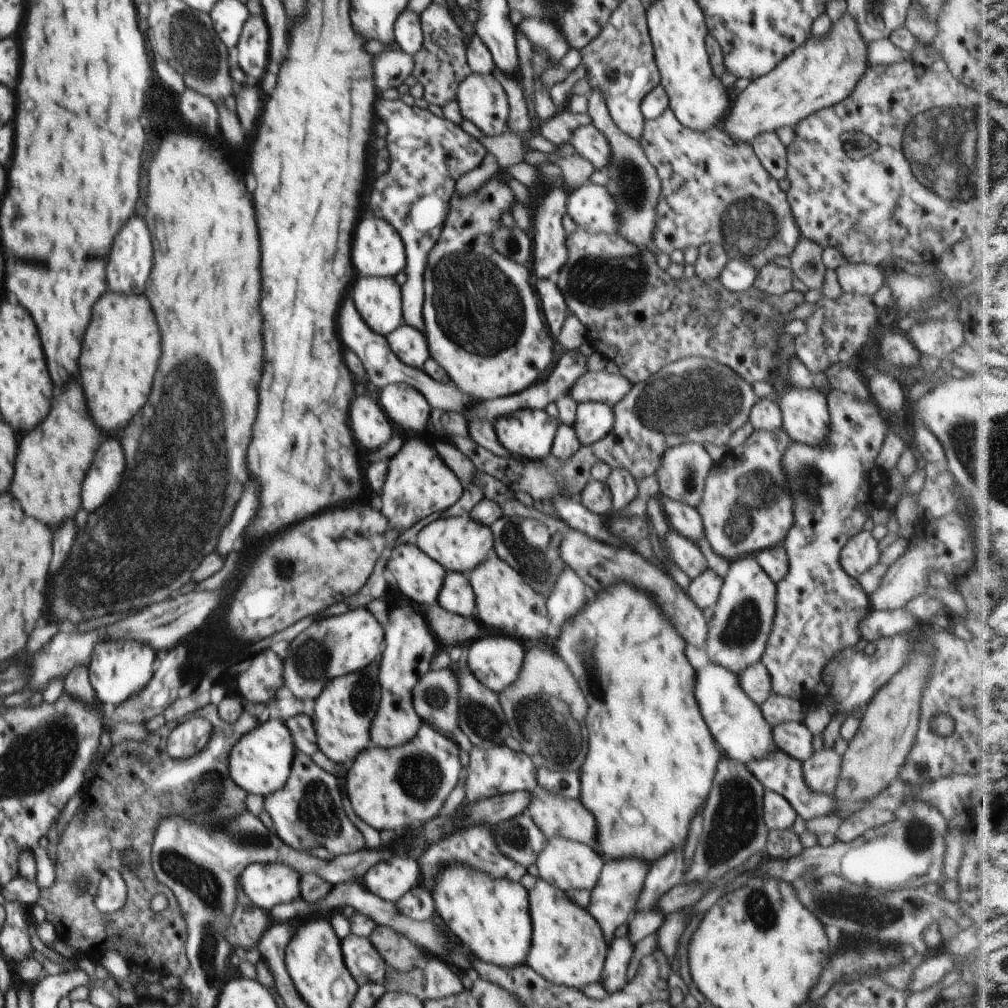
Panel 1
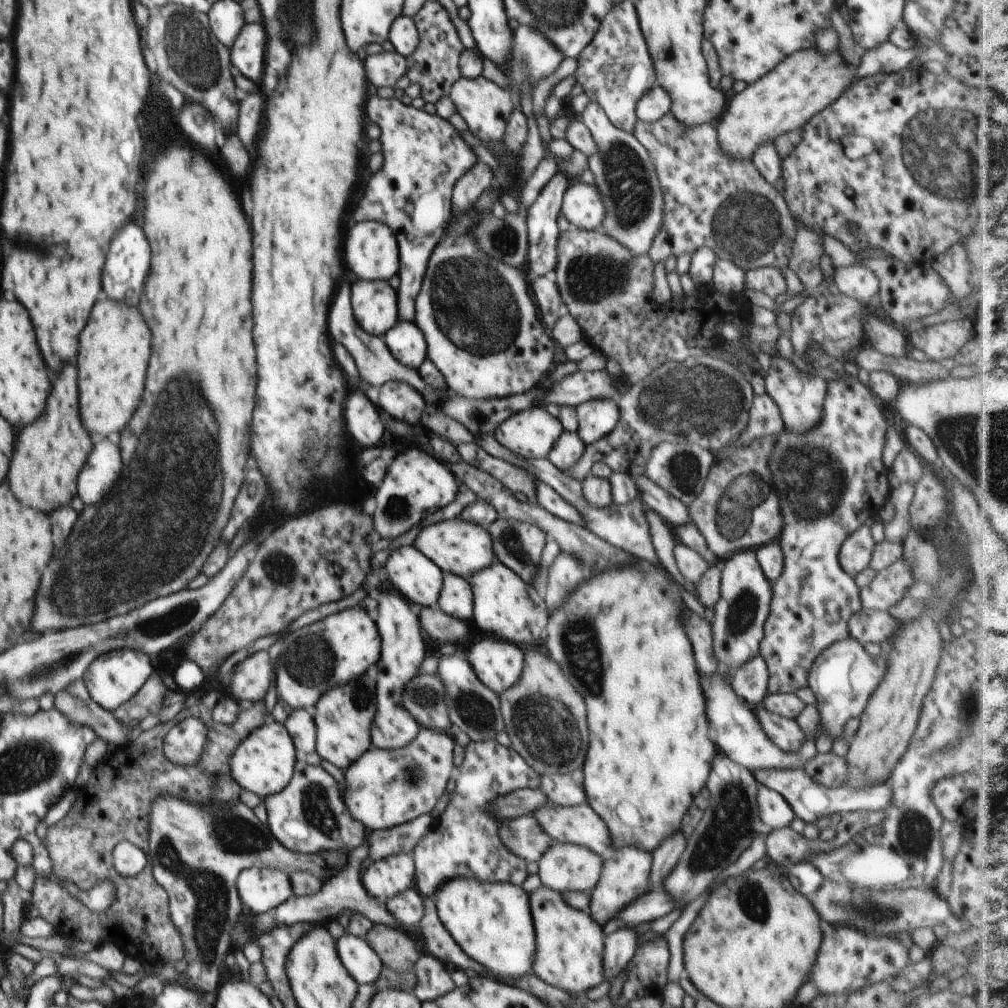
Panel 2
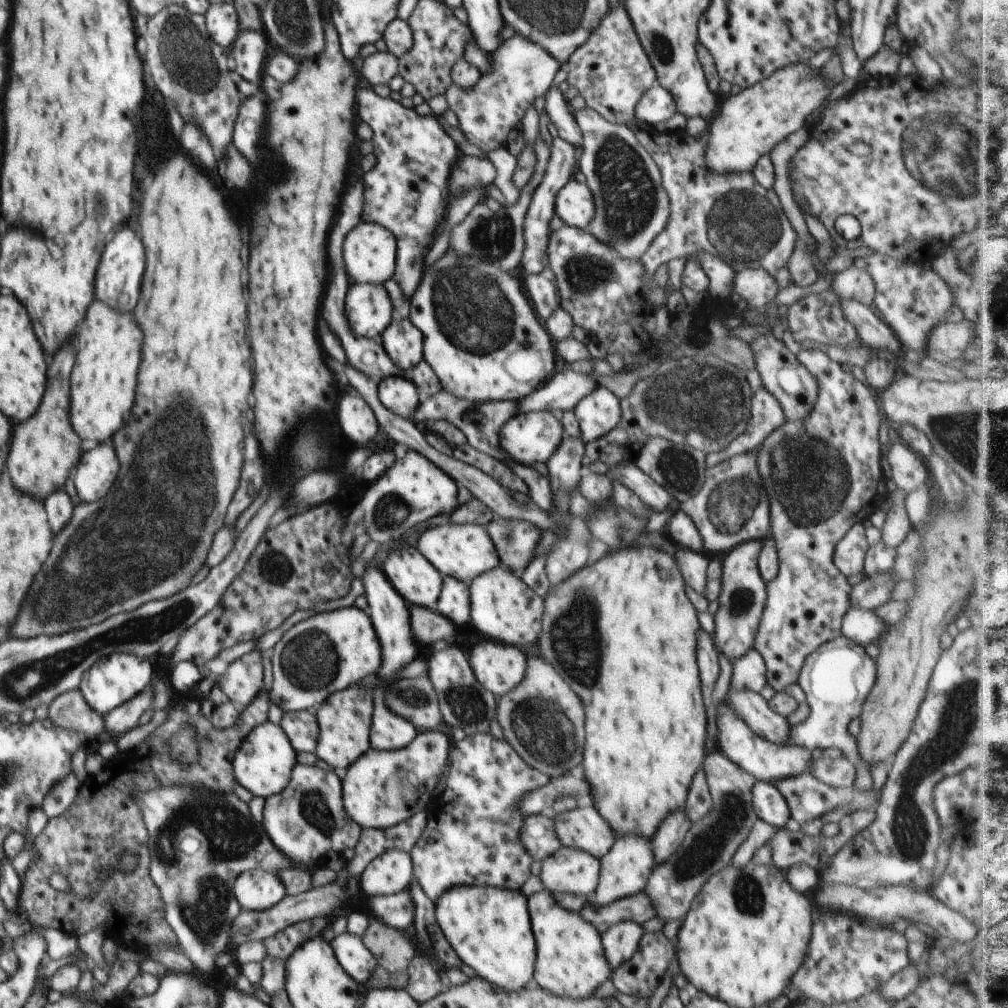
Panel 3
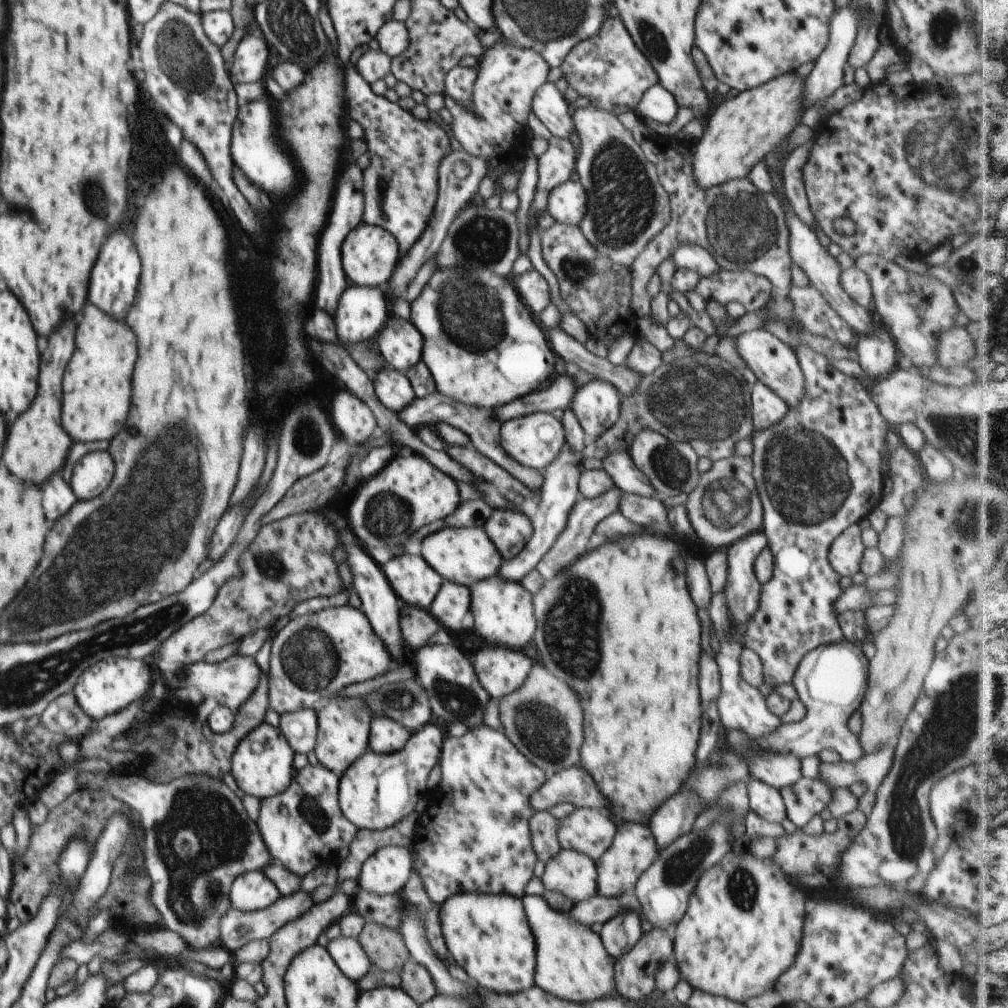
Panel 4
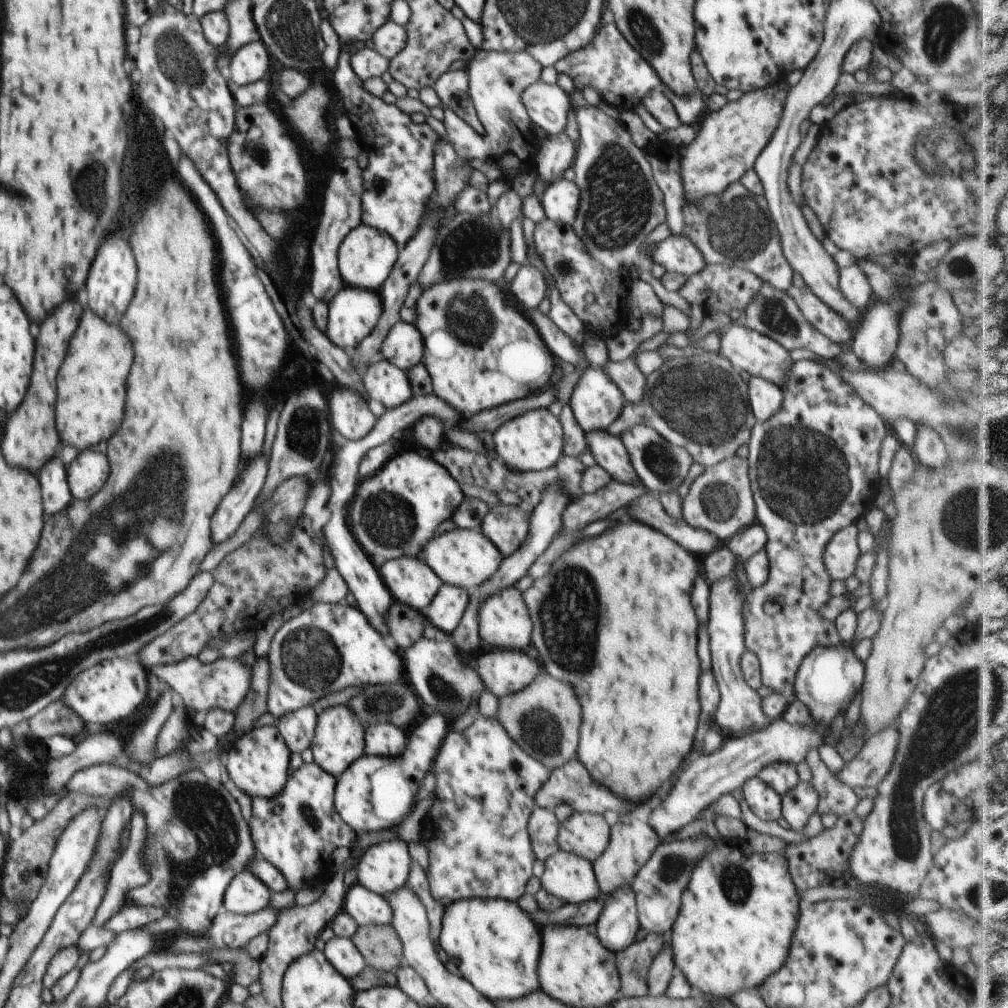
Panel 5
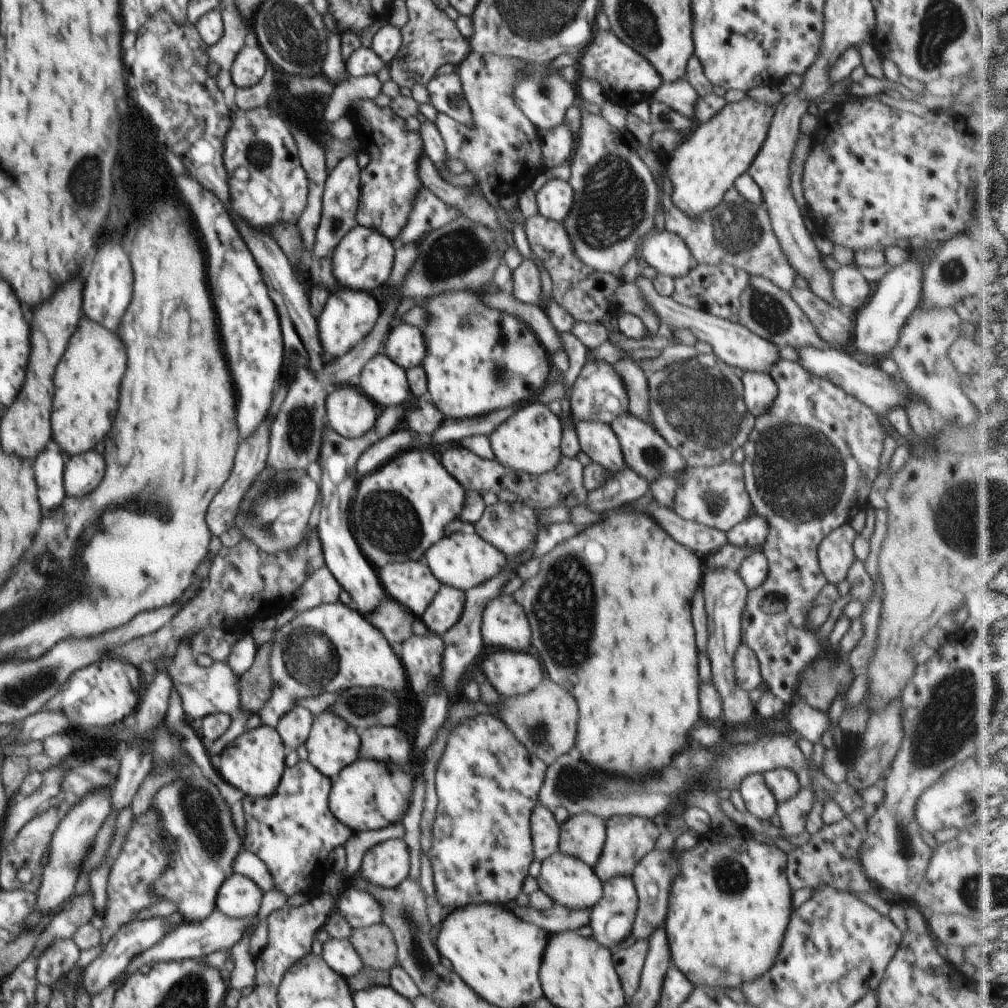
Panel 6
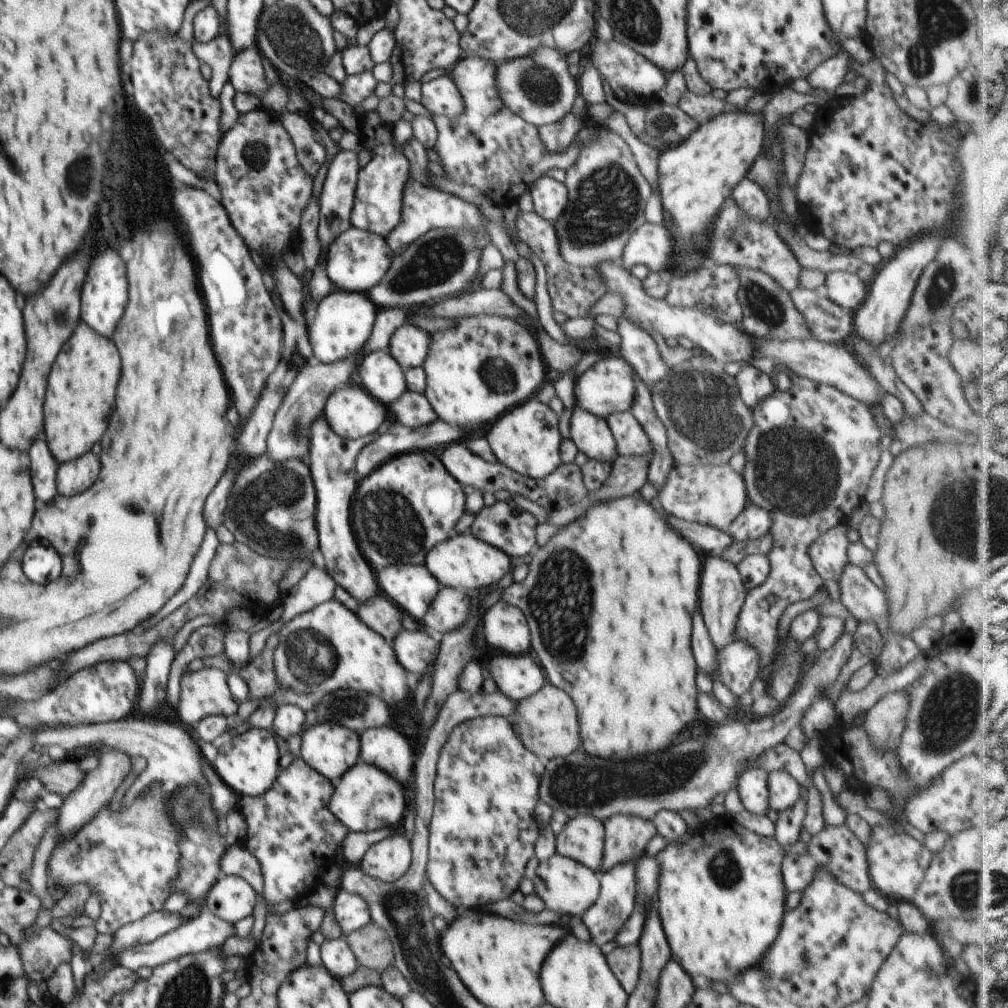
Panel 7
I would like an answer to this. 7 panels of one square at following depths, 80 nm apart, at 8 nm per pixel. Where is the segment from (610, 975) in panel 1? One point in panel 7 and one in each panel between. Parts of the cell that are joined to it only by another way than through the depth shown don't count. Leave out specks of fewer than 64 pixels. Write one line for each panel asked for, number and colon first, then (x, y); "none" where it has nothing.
2: (620, 947)
3: (620, 942)
4: (619, 935)
5: (618, 925)
6: (612, 919)
7: (604, 919)

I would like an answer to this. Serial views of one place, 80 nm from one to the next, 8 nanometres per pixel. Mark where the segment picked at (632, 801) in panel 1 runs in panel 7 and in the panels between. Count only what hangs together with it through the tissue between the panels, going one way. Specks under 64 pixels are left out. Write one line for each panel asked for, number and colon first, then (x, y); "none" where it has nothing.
2: (649, 755)
3: (646, 729)
4: (642, 713)
5: (640, 708)
6: (624, 587)
7: (628, 666)

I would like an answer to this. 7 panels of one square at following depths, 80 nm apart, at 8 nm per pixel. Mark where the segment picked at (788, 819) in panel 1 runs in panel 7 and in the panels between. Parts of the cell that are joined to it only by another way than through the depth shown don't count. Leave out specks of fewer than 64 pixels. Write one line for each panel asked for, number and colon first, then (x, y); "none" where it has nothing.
2: (775, 812)
3: (768, 802)
4: (765, 800)
5: (765, 802)
6: (759, 800)
7: (752, 786)

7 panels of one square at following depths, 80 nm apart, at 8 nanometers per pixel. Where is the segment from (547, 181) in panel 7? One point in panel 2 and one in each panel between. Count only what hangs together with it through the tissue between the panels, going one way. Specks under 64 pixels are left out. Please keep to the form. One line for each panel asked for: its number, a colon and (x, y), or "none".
2: (583, 206)
3: (575, 205)
4: (567, 203)
5: (560, 200)
6: (555, 199)

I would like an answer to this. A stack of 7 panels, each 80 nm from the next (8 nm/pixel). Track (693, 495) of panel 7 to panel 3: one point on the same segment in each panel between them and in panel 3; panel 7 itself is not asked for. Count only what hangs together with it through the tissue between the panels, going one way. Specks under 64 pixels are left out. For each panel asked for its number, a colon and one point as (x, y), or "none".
3: (732, 507)
4: (726, 506)
5: (720, 501)
6: (716, 496)

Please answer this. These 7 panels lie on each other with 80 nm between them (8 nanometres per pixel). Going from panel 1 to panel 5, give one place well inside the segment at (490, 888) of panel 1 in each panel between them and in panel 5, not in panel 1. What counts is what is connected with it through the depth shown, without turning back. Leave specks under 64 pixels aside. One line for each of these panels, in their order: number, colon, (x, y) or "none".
2: (491, 921)
3: (489, 928)
4: (488, 935)
5: (496, 946)

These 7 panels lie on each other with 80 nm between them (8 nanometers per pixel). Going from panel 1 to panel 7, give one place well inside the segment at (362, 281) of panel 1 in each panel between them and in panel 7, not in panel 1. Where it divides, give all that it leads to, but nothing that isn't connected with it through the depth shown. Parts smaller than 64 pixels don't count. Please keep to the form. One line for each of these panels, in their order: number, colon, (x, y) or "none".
2: (375, 302)
3: (370, 311)
4: (363, 311)
5: (353, 313)
6: (349, 315)
7: (344, 321)

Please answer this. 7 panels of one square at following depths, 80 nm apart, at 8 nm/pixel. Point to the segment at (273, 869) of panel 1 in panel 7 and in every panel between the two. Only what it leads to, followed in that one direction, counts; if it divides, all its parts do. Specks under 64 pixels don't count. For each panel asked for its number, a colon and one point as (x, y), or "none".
2: (261, 889)
3: (257, 890)
4: (253, 890)
5: (246, 894)
6: (239, 897)
7: (231, 898)

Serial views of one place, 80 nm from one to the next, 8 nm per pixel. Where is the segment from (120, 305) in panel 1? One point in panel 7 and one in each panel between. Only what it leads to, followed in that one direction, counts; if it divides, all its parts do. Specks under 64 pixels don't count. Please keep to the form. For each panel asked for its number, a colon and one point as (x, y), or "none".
2: (115, 346)
3: (108, 346)
4: (97, 381)
5: (92, 383)
6: (87, 382)
7: (81, 387)

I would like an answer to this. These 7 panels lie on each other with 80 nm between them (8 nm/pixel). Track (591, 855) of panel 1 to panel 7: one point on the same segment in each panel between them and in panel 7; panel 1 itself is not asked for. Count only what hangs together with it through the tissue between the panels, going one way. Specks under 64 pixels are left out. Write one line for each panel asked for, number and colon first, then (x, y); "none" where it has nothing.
2: (564, 866)
3: (572, 870)
4: (574, 874)
5: (569, 876)
6: (568, 881)
7: (567, 887)

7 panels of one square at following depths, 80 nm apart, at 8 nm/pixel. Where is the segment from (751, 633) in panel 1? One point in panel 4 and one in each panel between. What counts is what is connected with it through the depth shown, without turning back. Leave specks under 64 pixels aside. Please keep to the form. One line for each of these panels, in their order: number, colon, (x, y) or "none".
2: (743, 606)
3: (743, 594)
4: (742, 590)

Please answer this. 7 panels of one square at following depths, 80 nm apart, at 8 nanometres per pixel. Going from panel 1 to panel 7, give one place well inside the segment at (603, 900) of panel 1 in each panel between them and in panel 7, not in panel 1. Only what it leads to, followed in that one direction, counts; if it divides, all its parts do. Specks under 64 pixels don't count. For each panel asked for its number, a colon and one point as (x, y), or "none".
2: (625, 875)
3: (625, 870)
4: (633, 849)
5: (633, 841)
6: (630, 838)
7: (626, 836)

